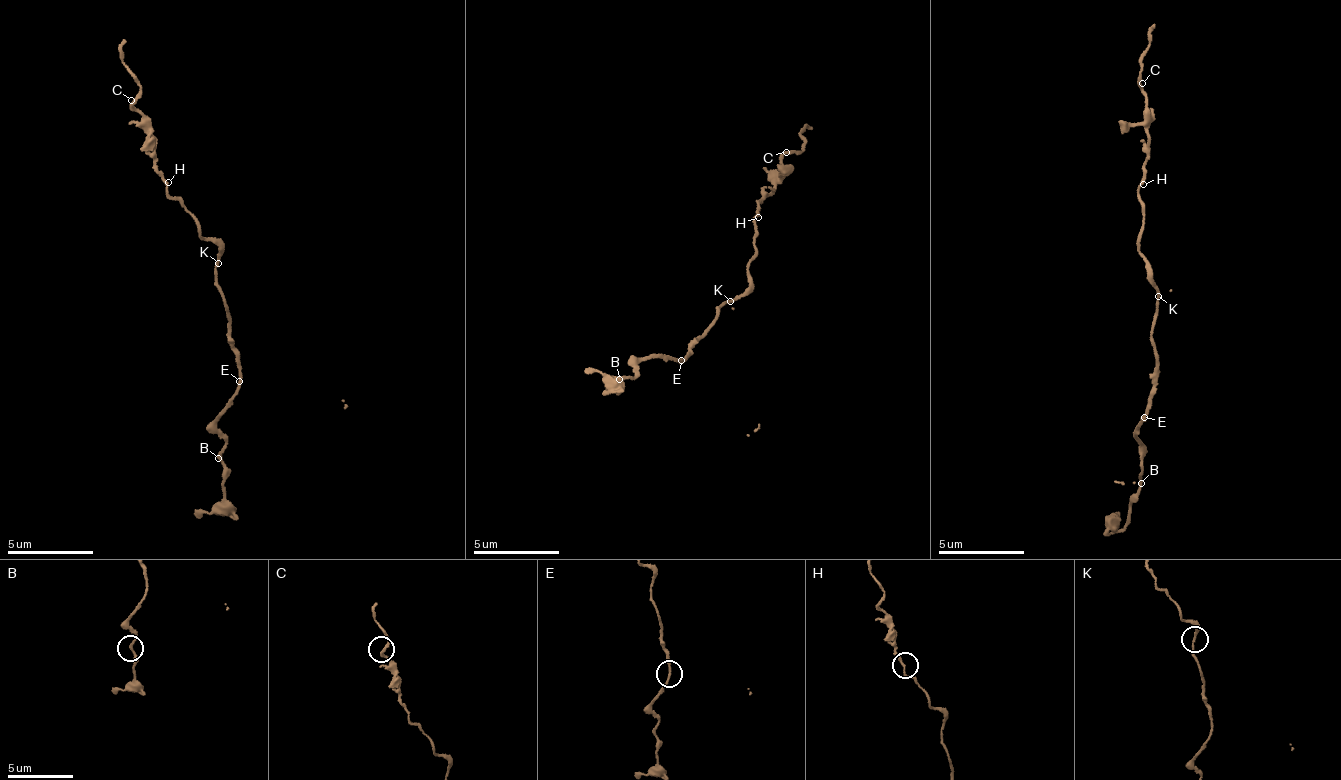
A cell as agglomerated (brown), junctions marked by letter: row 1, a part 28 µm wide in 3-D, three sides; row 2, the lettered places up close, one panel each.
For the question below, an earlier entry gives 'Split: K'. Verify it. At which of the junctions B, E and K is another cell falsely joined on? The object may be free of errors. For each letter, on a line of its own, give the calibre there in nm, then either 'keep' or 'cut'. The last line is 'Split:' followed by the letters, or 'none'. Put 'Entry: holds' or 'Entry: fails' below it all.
B: 170 nm thick; keep
E: 160 nm thick; keep
K: 140 nm thick; cut
Split: K
Entry: holds

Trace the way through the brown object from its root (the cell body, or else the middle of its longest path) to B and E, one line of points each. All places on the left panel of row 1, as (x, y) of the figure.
B: (218, 266), (240, 390), (218, 420), (218, 439), (224, 442), (218, 458)
E: (218, 266), (218, 289), (228, 312), (228, 346), (238, 364), (240, 382)

